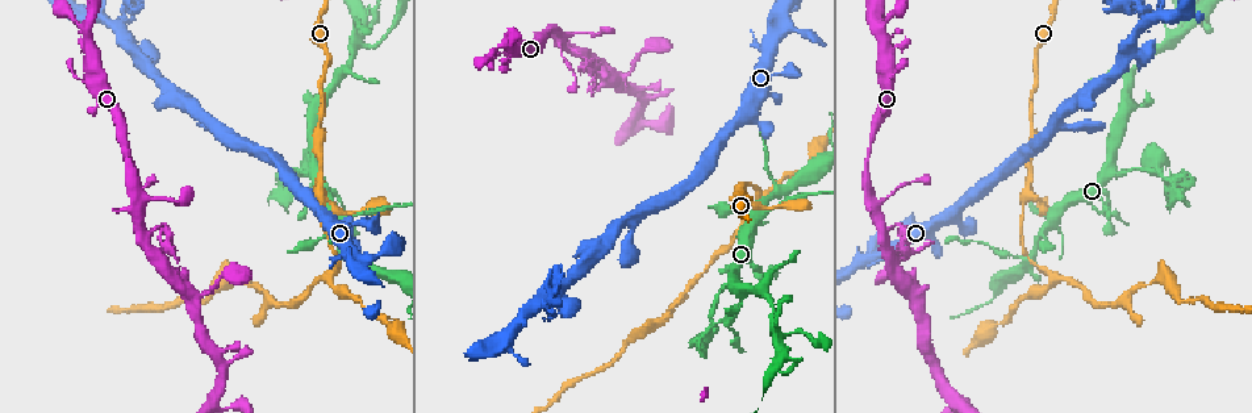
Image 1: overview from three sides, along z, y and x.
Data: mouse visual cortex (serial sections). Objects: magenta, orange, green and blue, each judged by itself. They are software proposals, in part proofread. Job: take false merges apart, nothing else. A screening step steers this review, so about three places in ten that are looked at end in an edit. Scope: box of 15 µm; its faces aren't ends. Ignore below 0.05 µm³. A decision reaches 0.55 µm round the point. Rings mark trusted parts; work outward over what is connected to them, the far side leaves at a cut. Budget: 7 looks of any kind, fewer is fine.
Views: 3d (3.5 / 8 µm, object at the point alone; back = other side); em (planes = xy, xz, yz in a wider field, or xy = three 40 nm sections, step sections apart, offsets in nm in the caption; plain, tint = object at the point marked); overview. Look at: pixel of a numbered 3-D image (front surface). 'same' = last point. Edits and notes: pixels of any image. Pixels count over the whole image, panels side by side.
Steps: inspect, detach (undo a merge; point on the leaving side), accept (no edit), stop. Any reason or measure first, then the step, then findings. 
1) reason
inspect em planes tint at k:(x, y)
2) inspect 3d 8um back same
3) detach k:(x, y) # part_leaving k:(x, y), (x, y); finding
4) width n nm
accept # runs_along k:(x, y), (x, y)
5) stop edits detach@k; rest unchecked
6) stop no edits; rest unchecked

three-way junction
inspect 3d 8um at 1:(1140, 27)

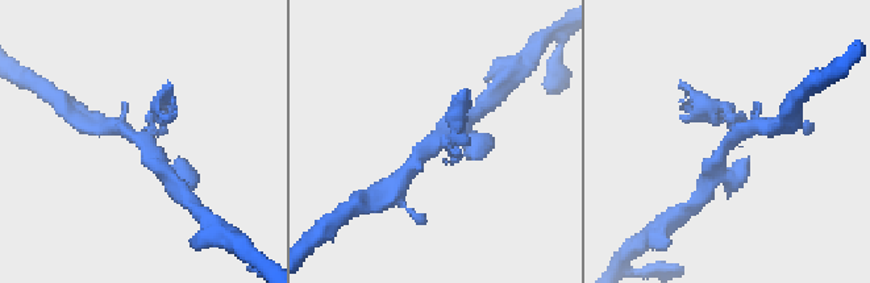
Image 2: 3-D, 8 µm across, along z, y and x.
inspect em planes tint at 2:(144, 143)

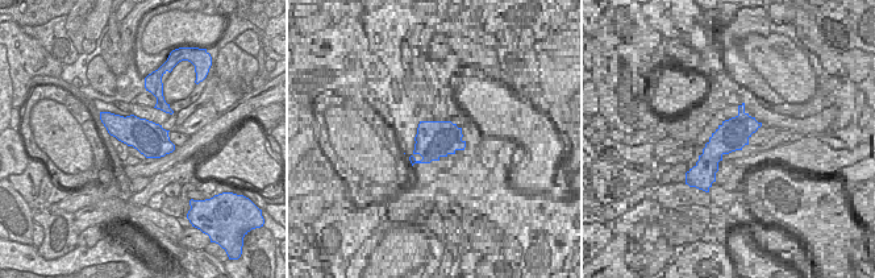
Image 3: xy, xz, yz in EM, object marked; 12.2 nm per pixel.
detach 2:(719, 117) # two cells meet here

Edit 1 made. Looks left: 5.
abrupt turn
inspect 3d 3.5um at 1:(165, 227)

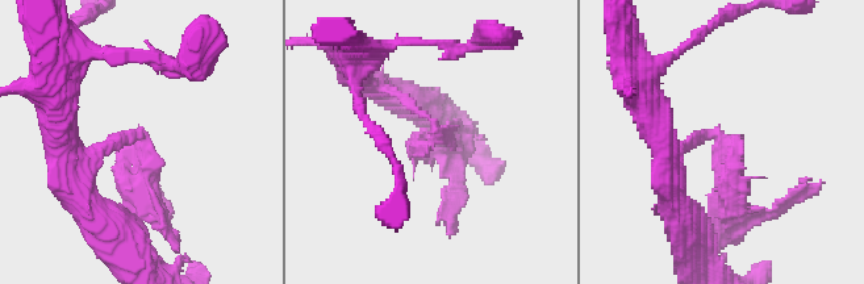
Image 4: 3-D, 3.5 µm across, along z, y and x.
now the EM
inspect em xy step 2 tint at 4:(435, 125)

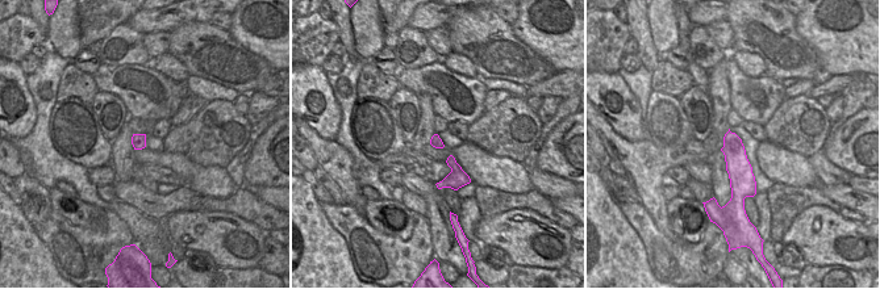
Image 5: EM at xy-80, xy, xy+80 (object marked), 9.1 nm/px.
accept # runs_along 4:(362, 82), (435, 122), (414, 149); all the same cell

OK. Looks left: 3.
inspect 3d 3.5um at 1:(764, 209)

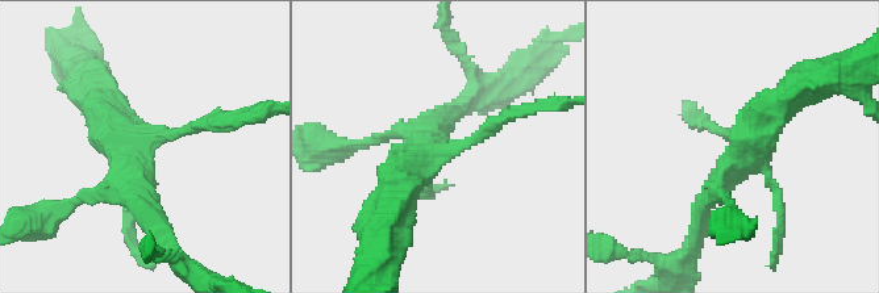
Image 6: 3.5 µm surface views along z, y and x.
inspect em xy step 3 tint at 6:(134, 171)

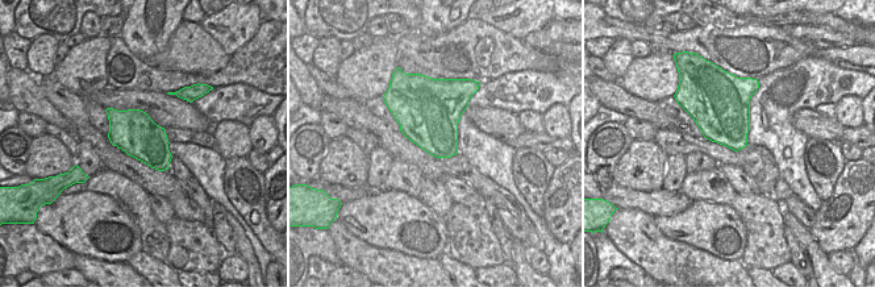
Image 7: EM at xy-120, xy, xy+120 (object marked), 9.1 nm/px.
accept # all the same cell

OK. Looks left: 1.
stop edits detach@2; rest unchecked

